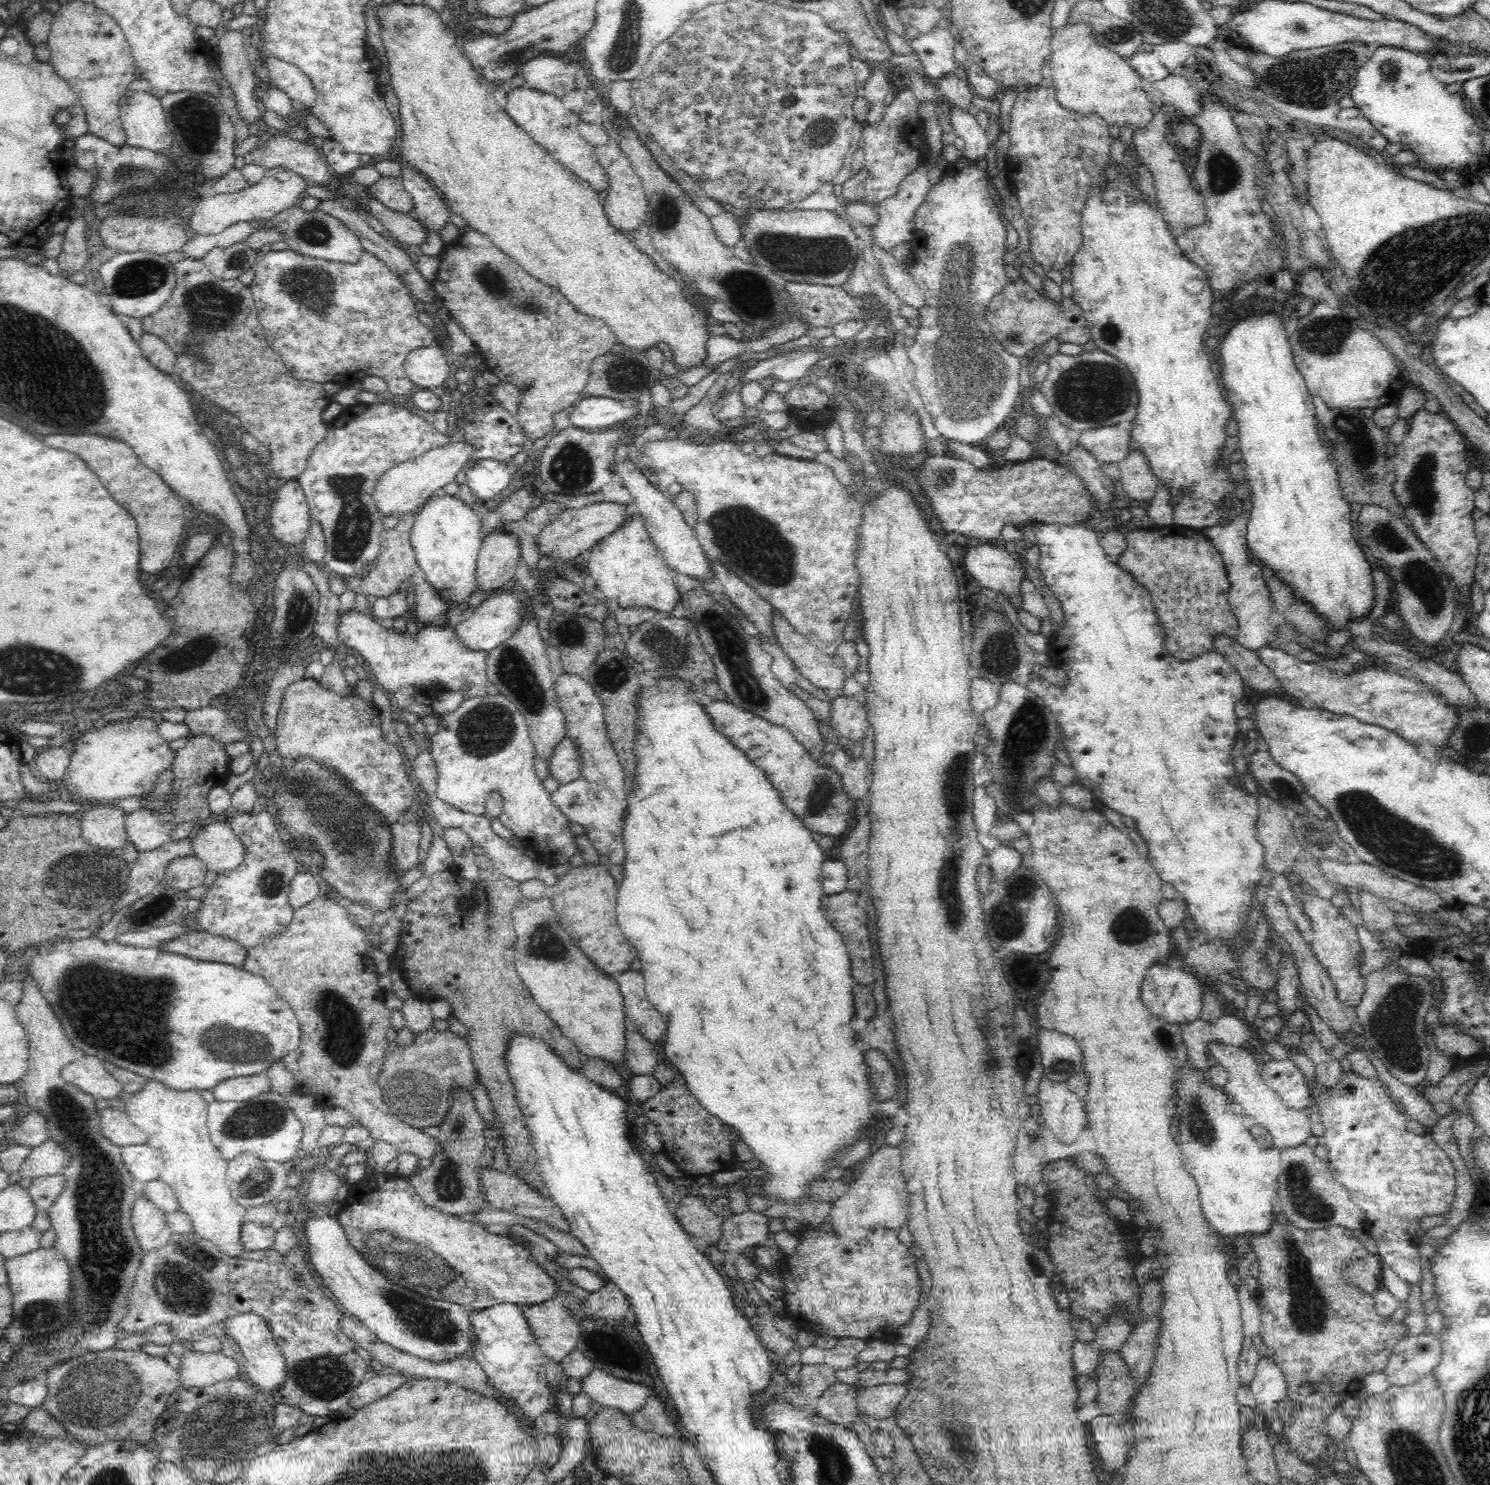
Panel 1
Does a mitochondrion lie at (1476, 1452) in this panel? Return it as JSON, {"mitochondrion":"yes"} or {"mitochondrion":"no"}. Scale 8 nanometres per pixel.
{"mitochondrion":"yes"}

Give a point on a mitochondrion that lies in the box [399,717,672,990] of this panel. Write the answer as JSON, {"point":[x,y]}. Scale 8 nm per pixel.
{"point":[542,944]}

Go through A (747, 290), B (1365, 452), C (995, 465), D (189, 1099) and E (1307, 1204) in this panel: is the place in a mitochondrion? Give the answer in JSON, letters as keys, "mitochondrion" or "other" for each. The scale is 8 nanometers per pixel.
{"A":"mitochondrion","B":"mitochondrion","C":"other","D":"other","E":"mitochondrion"}

